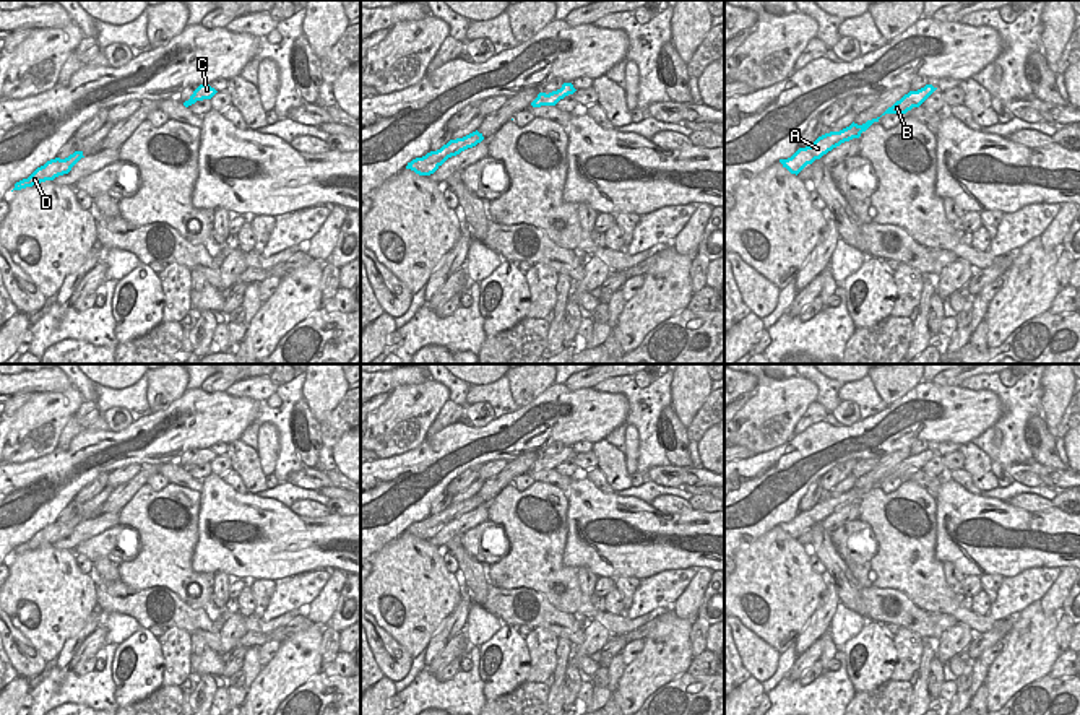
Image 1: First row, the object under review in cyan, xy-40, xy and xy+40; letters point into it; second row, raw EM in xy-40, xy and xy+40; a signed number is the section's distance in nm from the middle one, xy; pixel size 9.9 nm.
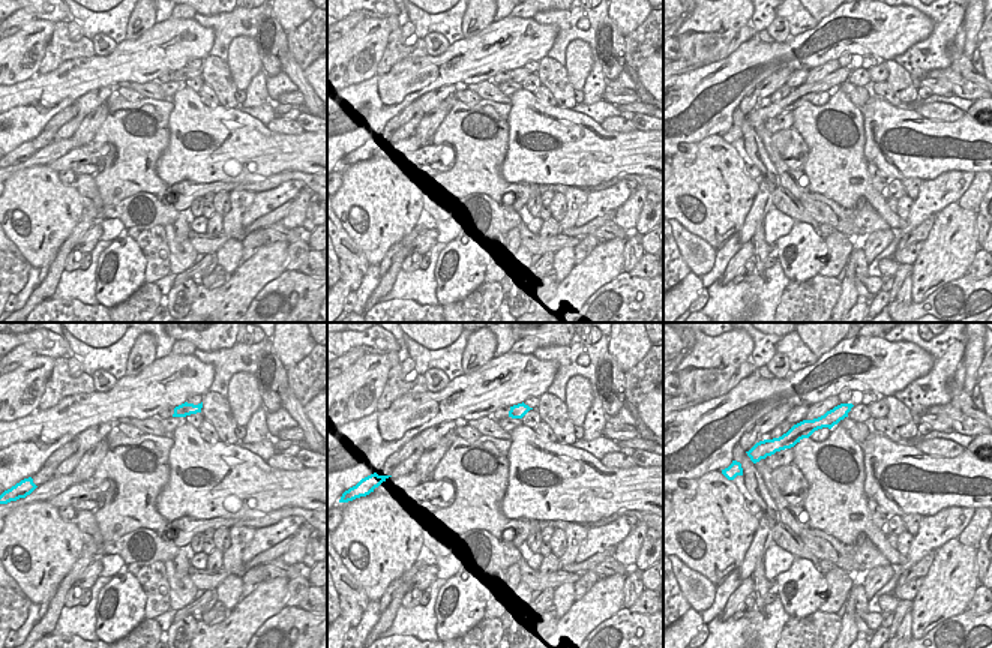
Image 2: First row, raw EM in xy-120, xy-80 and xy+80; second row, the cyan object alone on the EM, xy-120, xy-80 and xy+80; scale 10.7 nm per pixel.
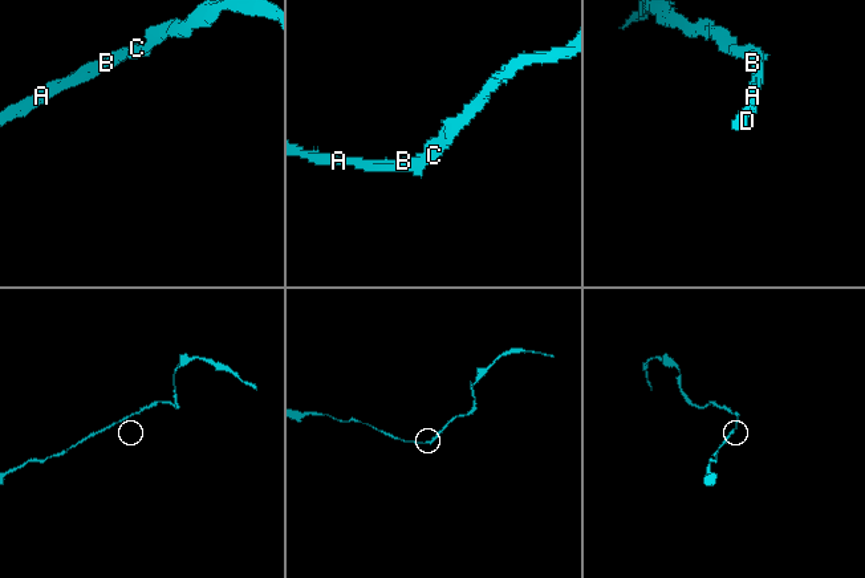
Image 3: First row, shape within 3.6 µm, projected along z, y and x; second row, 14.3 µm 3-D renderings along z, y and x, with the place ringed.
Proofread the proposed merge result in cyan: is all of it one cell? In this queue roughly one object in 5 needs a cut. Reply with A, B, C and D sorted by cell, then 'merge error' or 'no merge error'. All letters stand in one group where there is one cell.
groups A B C D; no merge error

